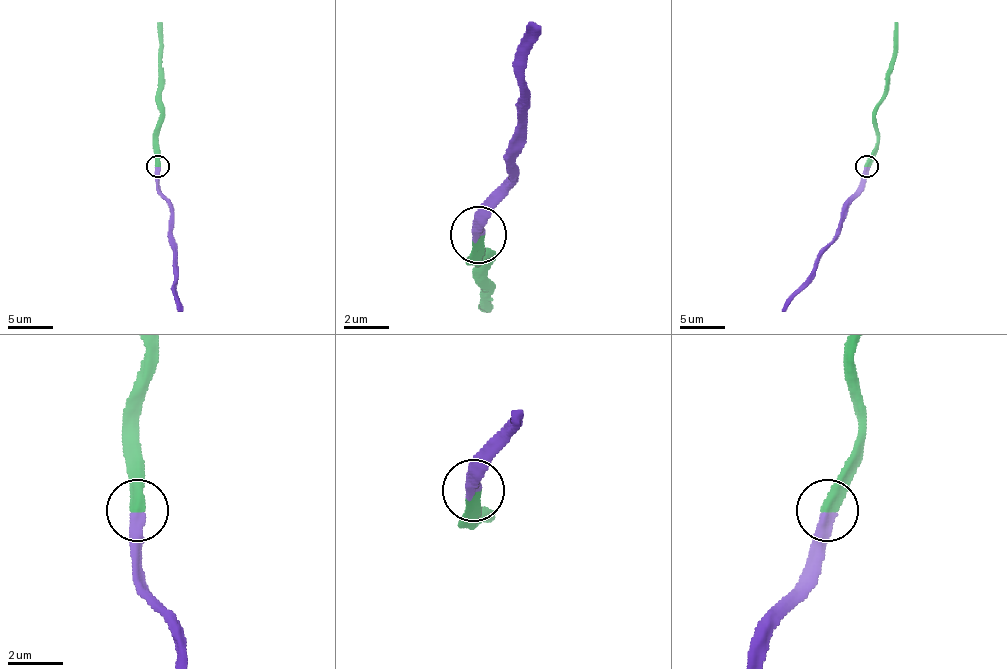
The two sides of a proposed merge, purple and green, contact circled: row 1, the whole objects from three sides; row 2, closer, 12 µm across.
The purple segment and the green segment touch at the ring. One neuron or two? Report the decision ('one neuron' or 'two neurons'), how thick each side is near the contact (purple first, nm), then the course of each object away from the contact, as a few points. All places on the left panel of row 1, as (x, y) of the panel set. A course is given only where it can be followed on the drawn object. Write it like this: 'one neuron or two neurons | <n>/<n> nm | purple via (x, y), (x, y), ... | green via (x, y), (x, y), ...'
one neuron | 460/420 nm | purple via (158, 168), (158, 190), (171, 208), (174, 299), (180, 310) | green via (158, 165), (158, 23)

